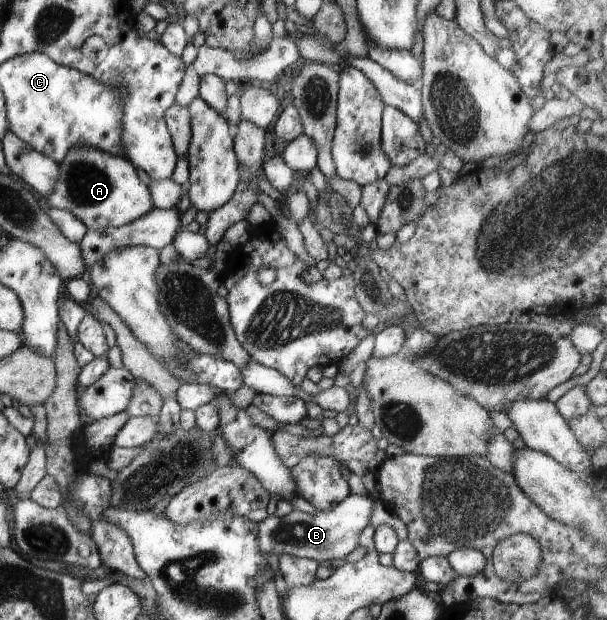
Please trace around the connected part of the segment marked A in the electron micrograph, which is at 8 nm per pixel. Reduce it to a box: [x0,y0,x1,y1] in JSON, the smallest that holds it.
[48,146,156,229]

